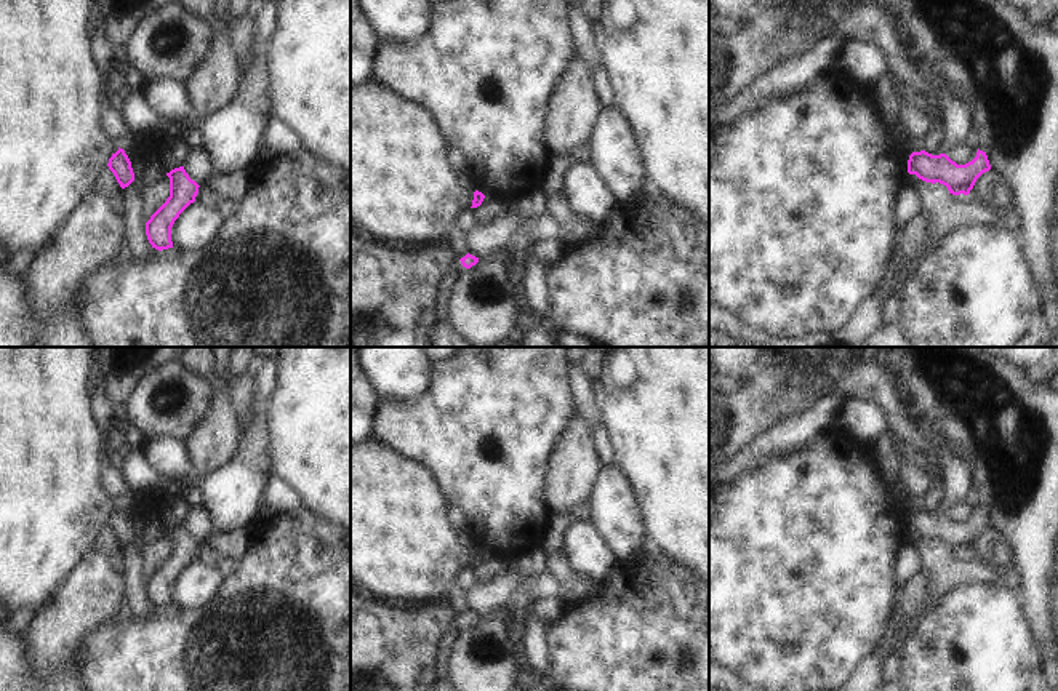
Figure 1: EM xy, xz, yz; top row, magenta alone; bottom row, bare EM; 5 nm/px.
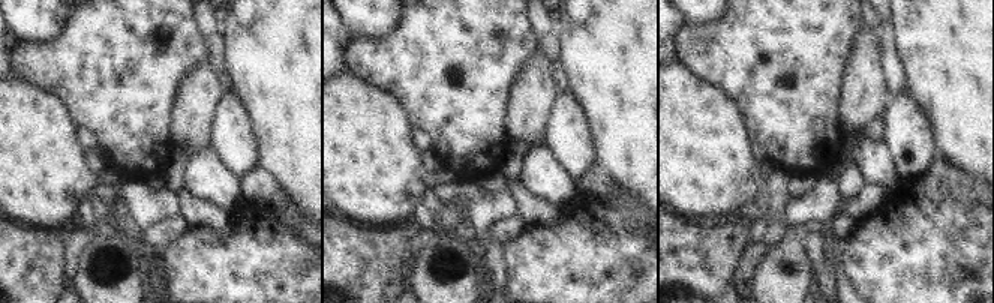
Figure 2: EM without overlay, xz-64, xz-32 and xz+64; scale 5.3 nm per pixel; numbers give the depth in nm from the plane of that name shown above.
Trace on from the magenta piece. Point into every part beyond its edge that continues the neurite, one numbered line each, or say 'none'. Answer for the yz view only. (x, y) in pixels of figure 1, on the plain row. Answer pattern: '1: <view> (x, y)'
none.

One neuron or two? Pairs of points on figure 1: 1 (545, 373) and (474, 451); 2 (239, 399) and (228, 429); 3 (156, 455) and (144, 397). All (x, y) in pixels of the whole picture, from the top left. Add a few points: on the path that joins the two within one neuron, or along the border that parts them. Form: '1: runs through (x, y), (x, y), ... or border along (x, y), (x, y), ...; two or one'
1: runs through (525, 392), (485, 432); one
2: border along (220, 376), (216, 384), (228, 399), (240, 429); two
3: border along (178, 439), (149, 439), (146, 442); two

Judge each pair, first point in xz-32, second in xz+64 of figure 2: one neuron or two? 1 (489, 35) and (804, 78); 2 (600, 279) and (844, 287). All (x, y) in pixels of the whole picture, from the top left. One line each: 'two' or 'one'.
1: one
2: two

